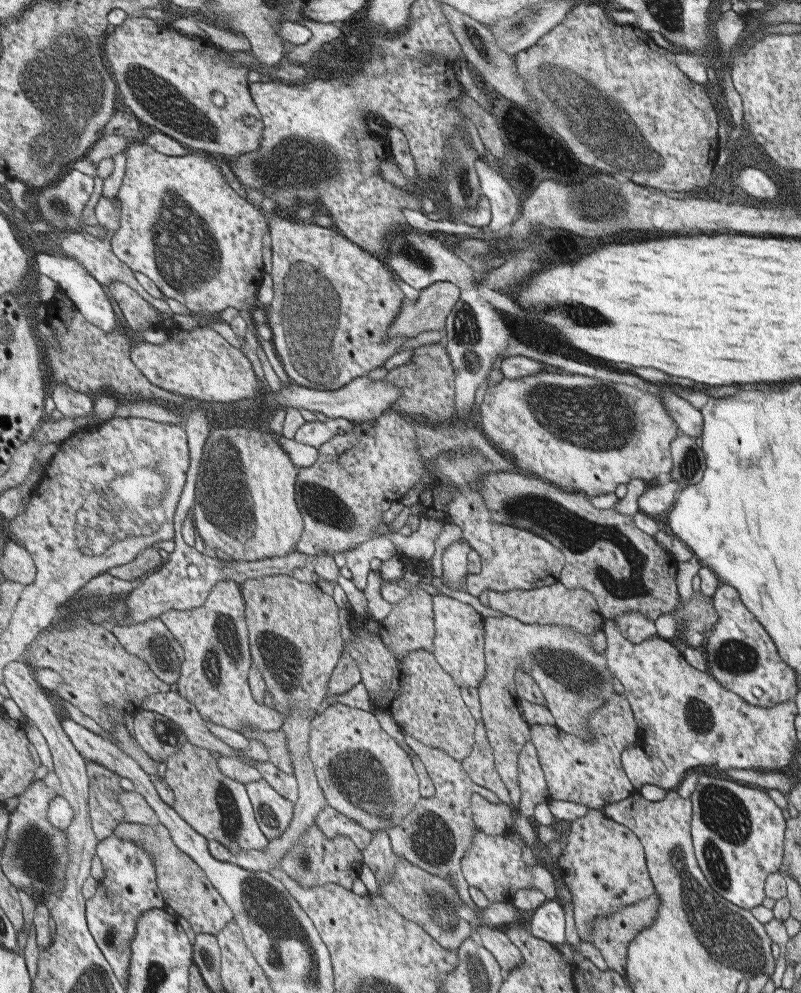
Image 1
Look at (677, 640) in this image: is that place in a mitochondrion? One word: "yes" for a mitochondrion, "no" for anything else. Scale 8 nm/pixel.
no

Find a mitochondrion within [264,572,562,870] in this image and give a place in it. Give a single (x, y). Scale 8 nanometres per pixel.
(361, 777)

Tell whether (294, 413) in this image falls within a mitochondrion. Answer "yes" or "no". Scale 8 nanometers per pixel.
no

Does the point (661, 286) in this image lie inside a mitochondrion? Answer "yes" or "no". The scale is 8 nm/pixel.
no

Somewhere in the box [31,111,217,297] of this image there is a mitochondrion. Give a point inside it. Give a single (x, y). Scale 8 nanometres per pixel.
(61, 210)

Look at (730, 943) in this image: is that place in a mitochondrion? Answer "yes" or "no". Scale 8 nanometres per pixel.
yes

